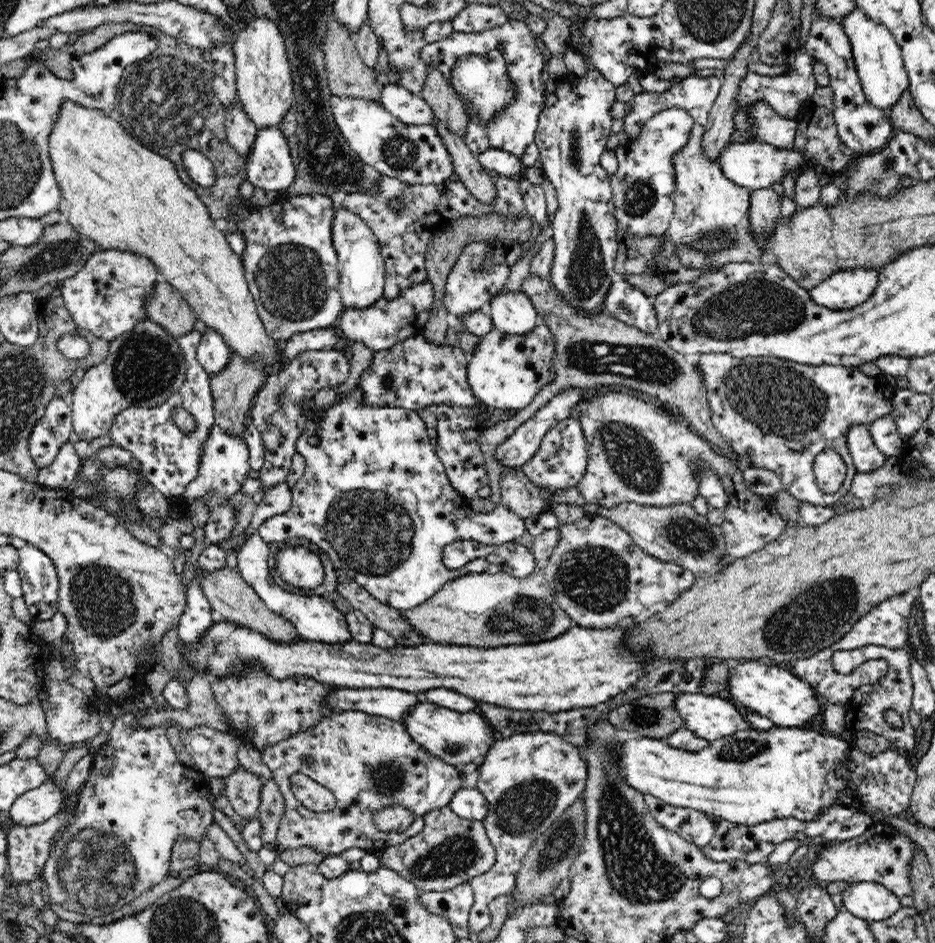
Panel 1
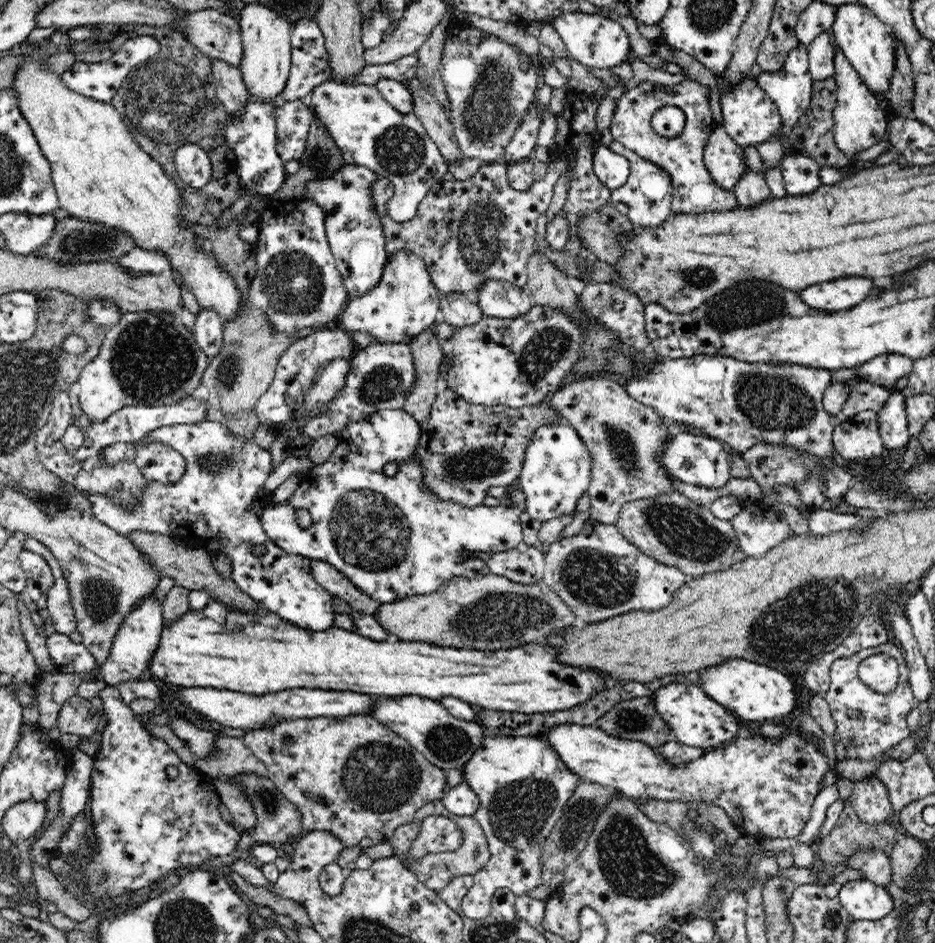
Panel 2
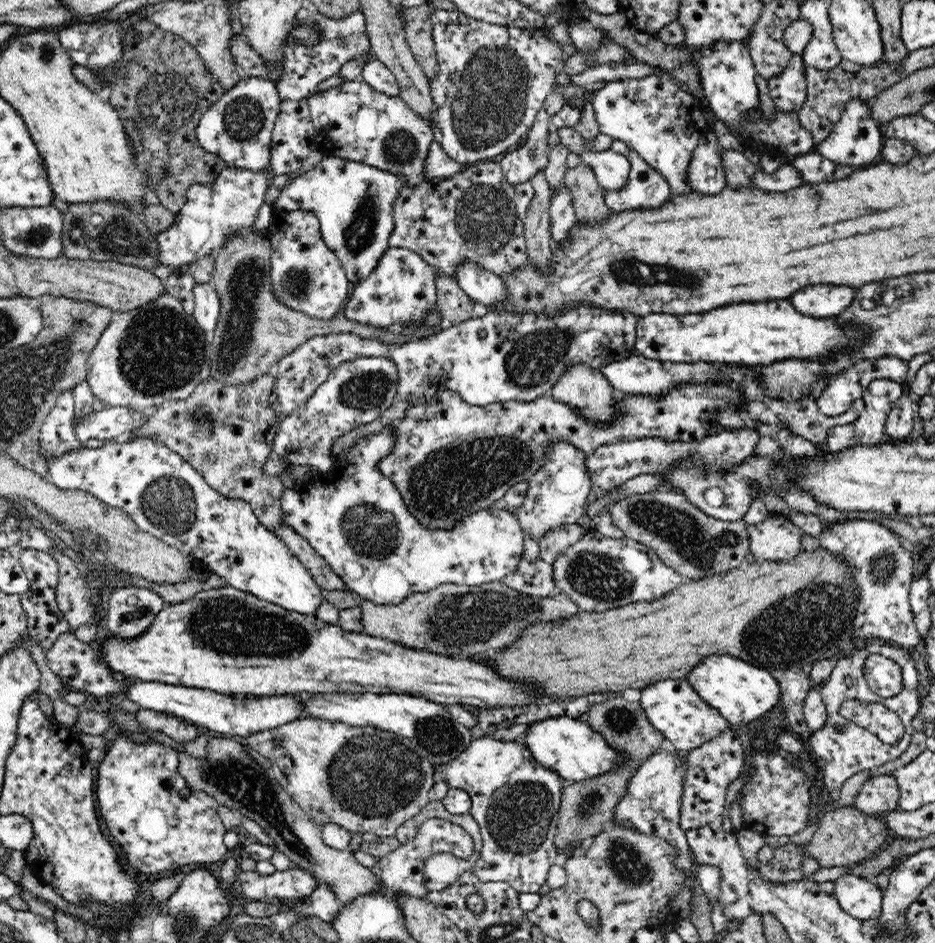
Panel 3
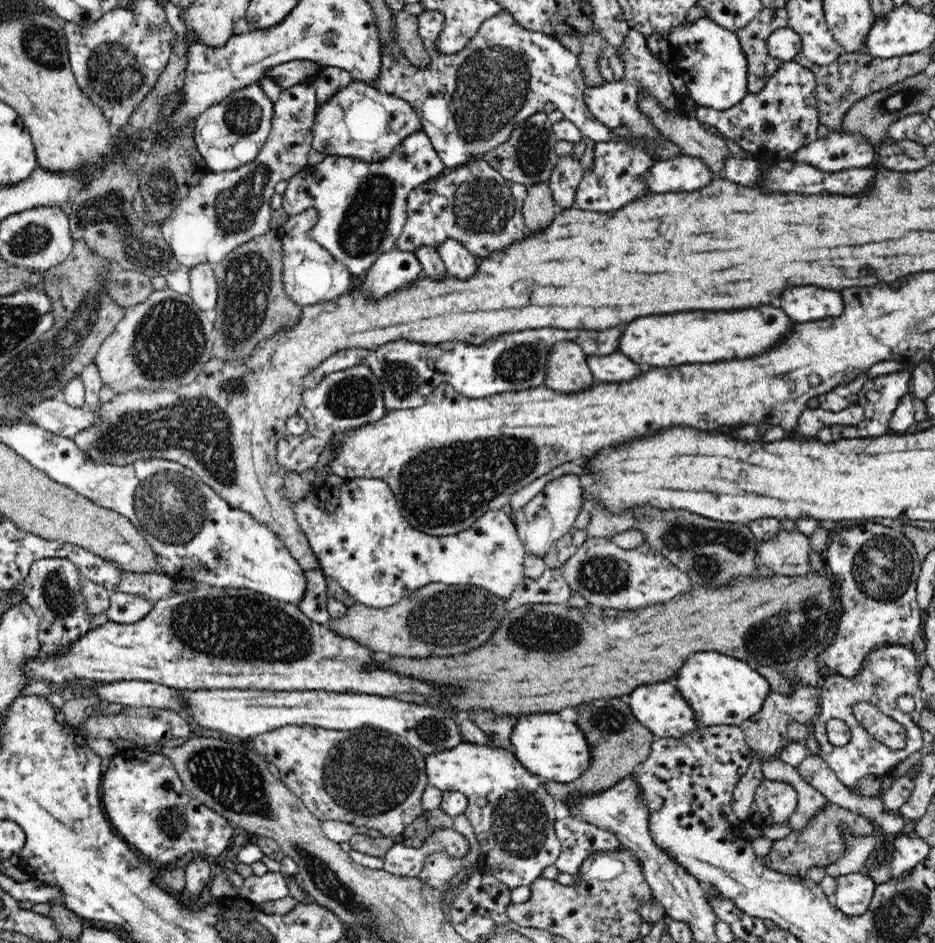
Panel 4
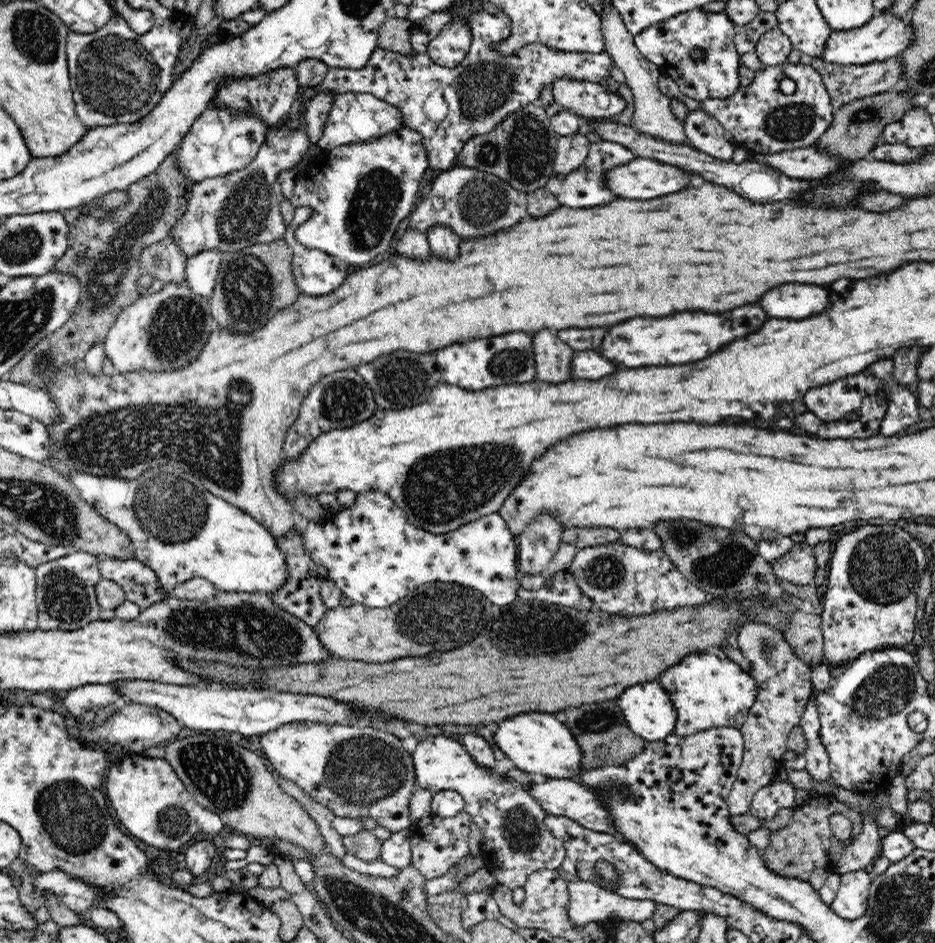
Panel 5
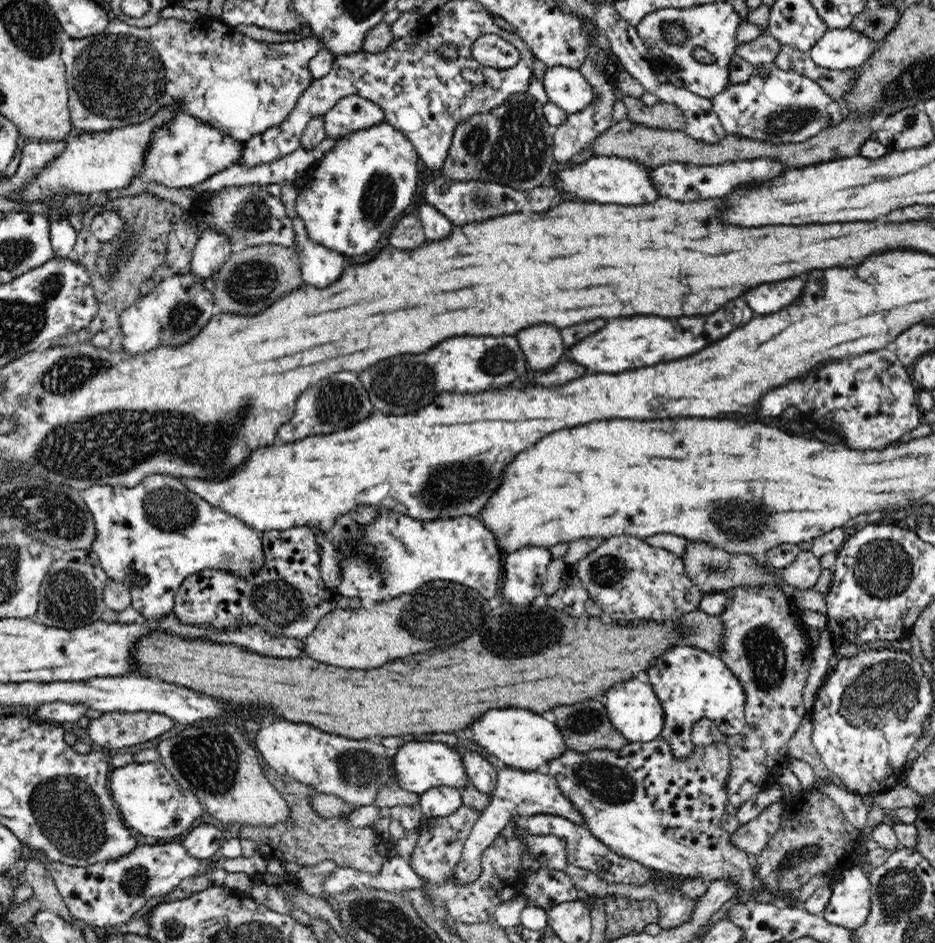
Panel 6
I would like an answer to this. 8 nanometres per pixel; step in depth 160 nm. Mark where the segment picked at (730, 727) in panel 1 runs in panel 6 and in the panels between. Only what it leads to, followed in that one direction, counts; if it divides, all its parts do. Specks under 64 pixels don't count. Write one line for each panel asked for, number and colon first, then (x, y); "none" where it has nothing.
2: (697, 720)
3: (674, 708)
4: (661, 708)
5: (649, 712)
6: (633, 708)

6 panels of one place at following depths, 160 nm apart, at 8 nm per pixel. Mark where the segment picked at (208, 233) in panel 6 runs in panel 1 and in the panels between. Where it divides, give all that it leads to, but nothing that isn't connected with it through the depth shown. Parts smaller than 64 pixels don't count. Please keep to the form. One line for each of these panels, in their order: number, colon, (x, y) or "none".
1: (212, 352)
2: (208, 329)
3: (207, 308)
4: (203, 283)
5: (202, 269)

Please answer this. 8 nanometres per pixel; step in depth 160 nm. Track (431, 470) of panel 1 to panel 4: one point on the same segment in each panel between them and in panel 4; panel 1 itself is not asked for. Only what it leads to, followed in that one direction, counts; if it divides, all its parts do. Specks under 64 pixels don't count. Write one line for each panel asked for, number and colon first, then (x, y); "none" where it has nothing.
2: (391, 536)
3: (355, 519)
4: (356, 531)

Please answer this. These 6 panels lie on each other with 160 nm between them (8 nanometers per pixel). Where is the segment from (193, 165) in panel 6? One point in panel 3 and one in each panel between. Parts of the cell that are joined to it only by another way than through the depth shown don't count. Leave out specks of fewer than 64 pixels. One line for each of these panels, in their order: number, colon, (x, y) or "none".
3: (238, 128)
4: (229, 134)
5: (219, 143)

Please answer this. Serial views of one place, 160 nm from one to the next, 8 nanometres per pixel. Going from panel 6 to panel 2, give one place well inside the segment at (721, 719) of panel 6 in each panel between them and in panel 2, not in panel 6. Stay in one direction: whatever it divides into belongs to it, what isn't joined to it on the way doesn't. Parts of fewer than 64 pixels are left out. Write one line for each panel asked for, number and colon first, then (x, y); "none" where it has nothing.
2: (752, 692)
3: (741, 692)
4: (721, 690)
5: (708, 690)

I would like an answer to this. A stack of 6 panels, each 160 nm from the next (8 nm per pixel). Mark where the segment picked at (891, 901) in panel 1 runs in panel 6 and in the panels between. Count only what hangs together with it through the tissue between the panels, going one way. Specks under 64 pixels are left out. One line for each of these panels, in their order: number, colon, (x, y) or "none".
2: (863, 900)
3: (860, 898)
4: (854, 891)
5: (850, 902)
6: (849, 905)

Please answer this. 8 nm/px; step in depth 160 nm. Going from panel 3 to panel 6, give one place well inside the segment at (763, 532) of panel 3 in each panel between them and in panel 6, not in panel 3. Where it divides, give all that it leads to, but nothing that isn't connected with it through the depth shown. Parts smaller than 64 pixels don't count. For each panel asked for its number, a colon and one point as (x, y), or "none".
4: (789, 554)
5: (799, 567)
6: (803, 574)

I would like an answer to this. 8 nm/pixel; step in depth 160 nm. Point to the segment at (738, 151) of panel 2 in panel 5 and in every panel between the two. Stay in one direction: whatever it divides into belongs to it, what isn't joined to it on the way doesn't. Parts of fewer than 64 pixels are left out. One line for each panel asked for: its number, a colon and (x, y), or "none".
3: (705, 175)
4: (684, 173)
5: (642, 179)

